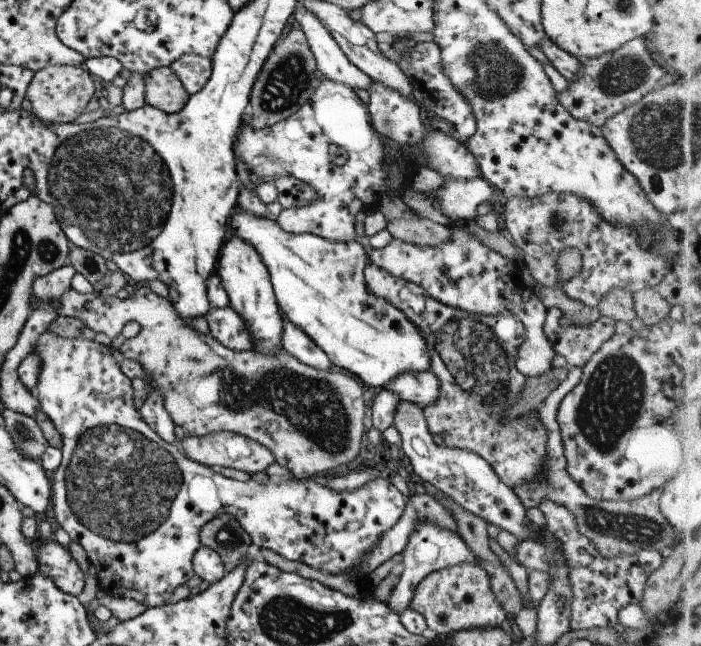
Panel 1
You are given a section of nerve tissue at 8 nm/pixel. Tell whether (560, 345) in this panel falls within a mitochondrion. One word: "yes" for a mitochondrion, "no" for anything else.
no

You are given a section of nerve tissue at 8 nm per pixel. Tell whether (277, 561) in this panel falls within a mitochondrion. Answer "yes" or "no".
no

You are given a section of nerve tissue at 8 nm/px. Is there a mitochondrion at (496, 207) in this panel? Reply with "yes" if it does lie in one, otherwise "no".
no

